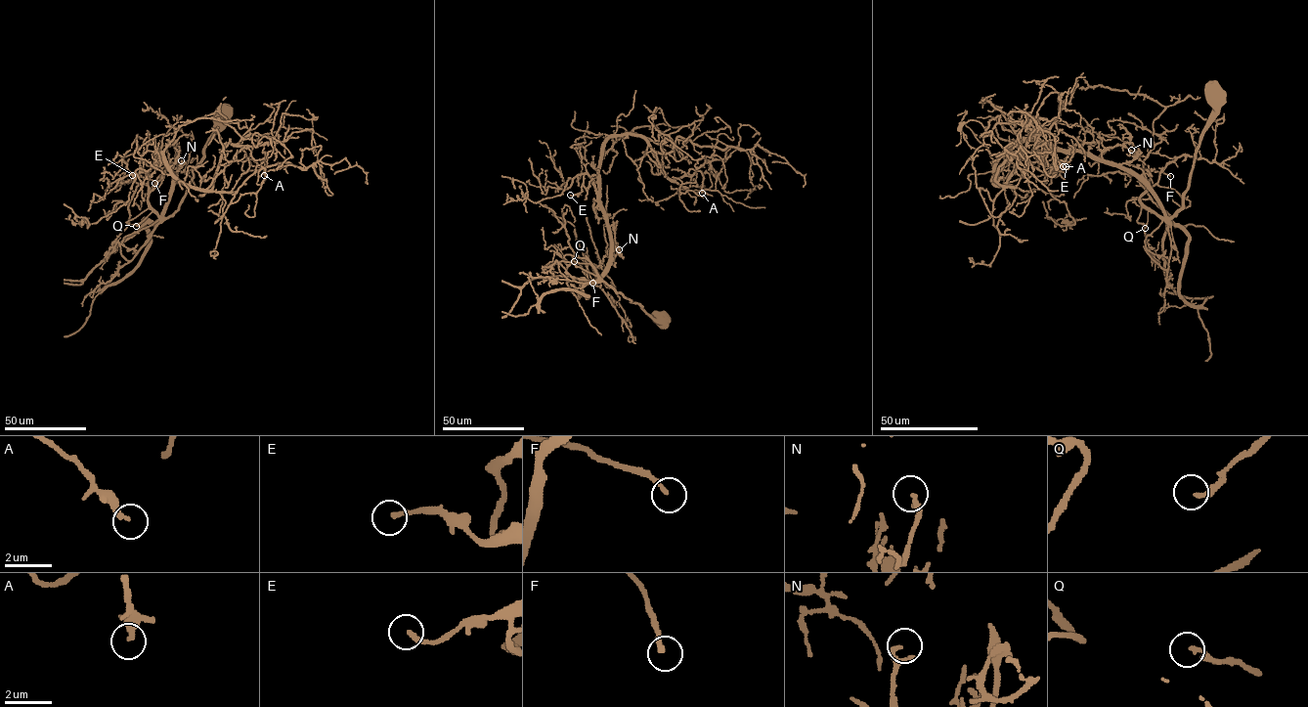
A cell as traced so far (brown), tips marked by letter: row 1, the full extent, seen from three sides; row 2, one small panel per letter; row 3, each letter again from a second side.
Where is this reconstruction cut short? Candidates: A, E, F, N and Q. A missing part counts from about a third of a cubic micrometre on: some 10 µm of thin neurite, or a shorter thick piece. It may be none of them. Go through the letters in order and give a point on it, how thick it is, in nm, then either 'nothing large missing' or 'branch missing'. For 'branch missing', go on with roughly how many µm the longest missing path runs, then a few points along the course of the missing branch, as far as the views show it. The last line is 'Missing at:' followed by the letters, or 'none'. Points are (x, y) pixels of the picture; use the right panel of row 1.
A: (1063, 166) | 280 nm | nothing large missing
E: (1066, 166) | 200 nm | branch missing | 45 µm | (1066, 166), (1088, 150), (1080, 151), (1077, 137), (1081, 134)
F: (1170, 176) | 190 nm | branch missing | 30 µm | (1170, 176), (1197, 194), (1216, 199)
N: (1131, 150) | 150 nm | nothing large missing
Q: (1145, 228) | 160 nm | nothing large missing
Missing at: E, F

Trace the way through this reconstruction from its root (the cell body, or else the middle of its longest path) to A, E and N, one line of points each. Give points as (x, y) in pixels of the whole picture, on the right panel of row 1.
A: (1211, 92), (1170, 217), (1127, 170), (1045, 141), (1014, 144), (992, 180), (1042, 128), (1034, 148), (1063, 166)
E: (1211, 92), (1213, 120), (1171, 217), (1125, 169), (1078, 152), (1050, 151), (1040, 160), (1066, 166)
N: (1211, 92), (1213, 120), (1201, 136), (1183, 205), (1171, 217), (1120, 165), (1136, 157), (1131, 150)

